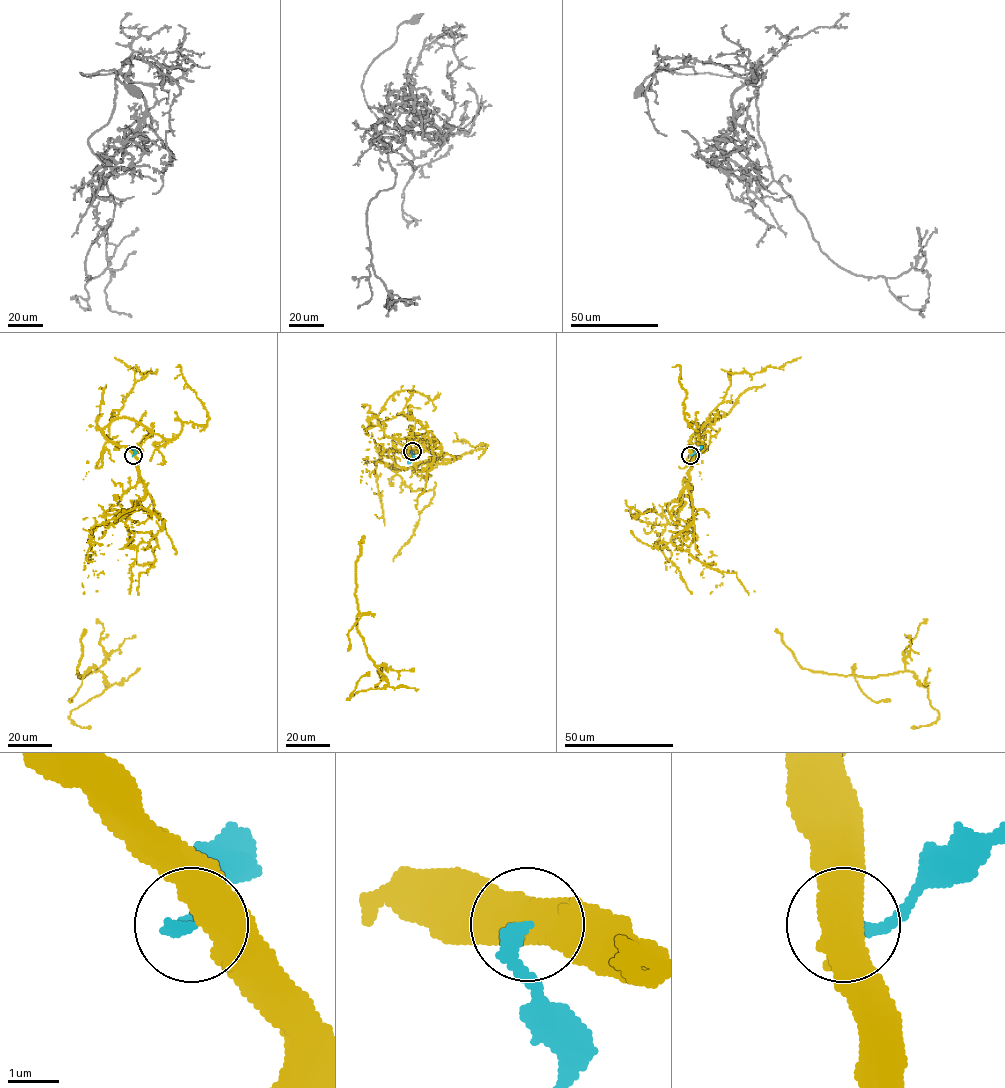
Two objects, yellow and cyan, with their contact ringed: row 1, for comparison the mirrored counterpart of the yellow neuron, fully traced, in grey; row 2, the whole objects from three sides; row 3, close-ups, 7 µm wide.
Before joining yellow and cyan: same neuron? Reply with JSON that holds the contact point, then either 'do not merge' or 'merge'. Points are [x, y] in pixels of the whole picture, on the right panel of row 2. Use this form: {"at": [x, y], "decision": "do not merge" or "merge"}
{"at": [690, 455], "decision": "do not merge"}

